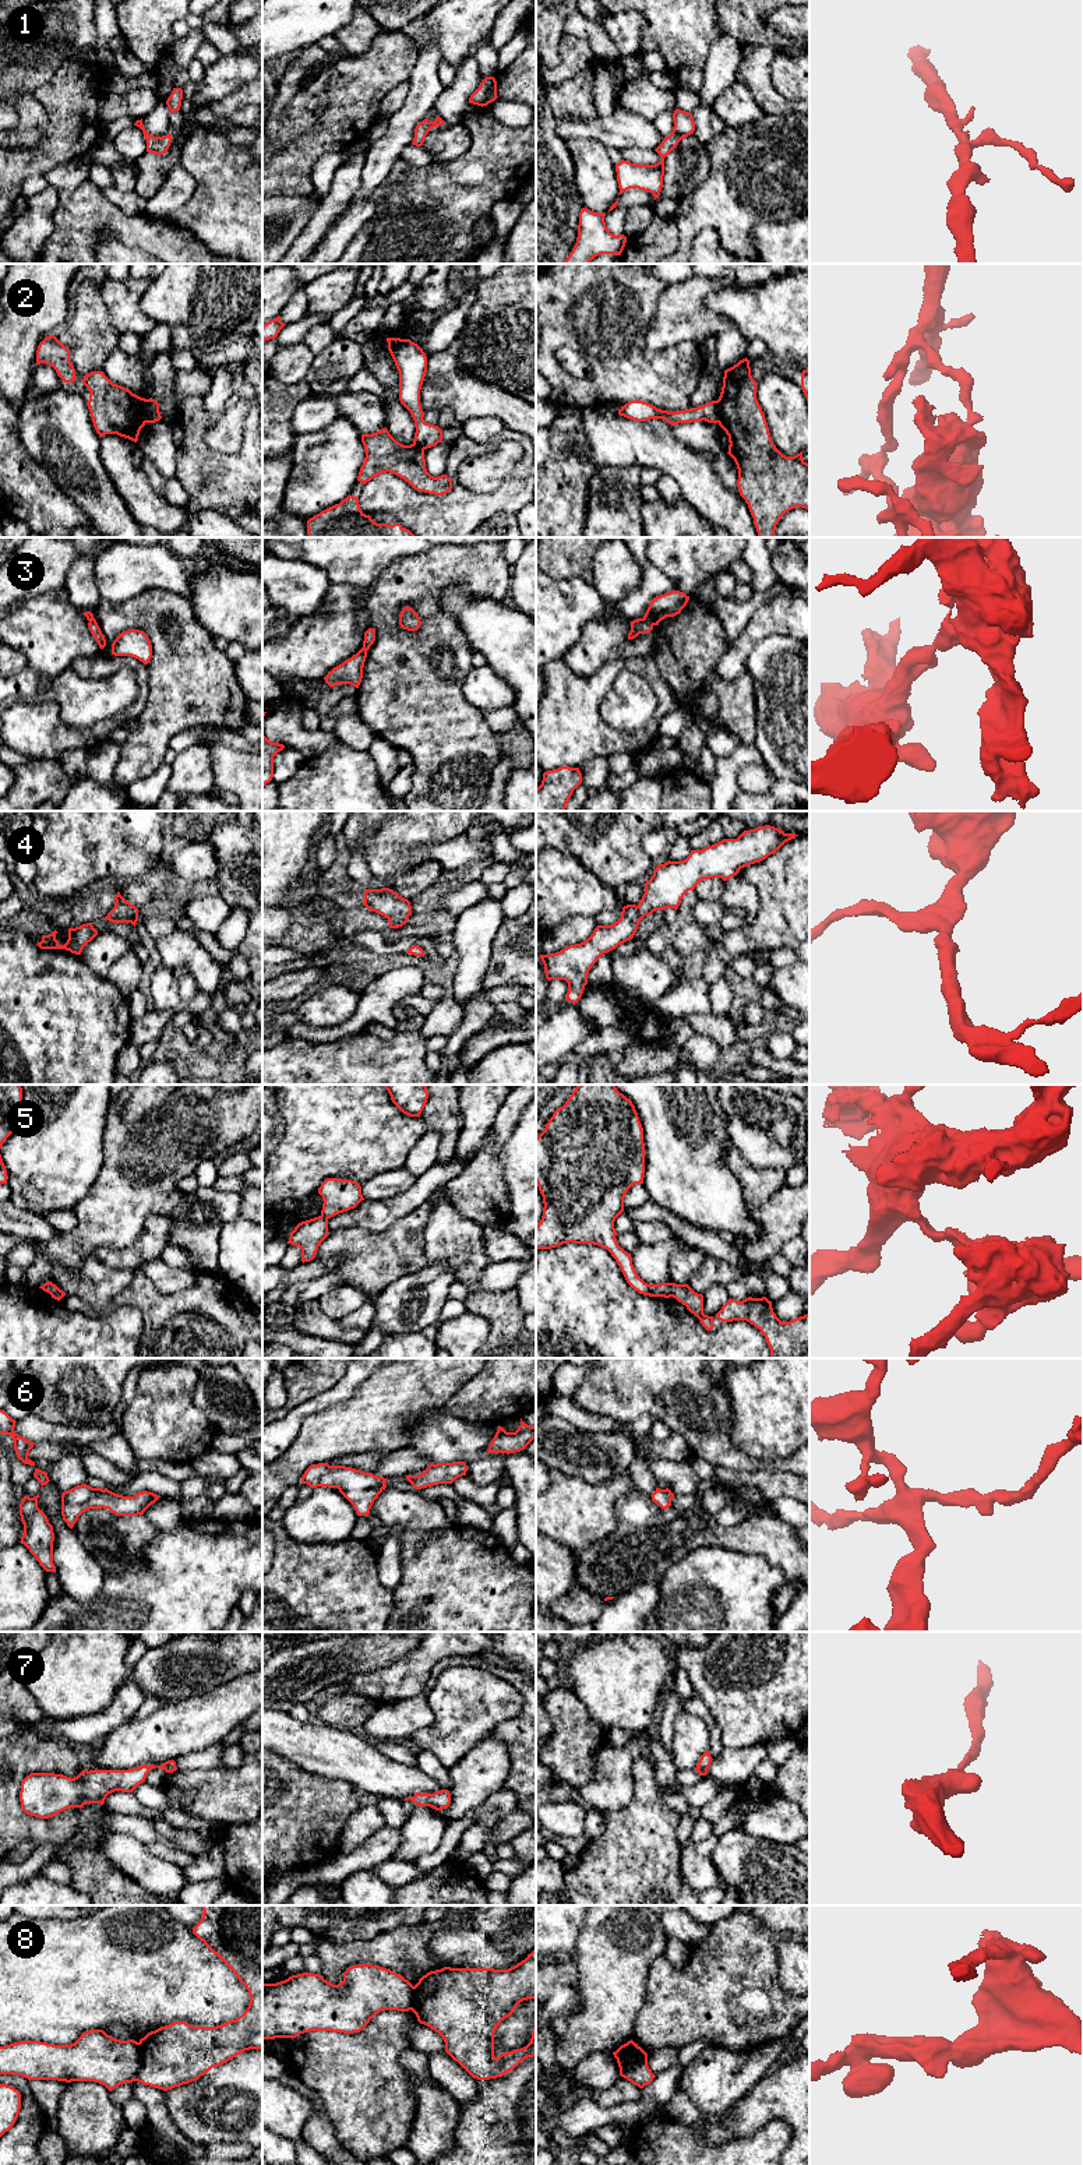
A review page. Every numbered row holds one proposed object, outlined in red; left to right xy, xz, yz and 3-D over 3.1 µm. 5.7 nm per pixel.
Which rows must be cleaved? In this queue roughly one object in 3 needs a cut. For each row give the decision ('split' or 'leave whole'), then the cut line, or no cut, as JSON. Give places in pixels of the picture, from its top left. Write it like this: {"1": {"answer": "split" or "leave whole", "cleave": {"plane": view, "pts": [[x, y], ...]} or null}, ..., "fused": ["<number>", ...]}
{"1": {"answer": "leave whole", "cleave": null}, "2": {"answer": "split", "cleave": {"plane": "xy", "pts": [[147, 399], [145, 422]]}}, "3": {"answer": "split", "cleave": {"plane": "yz", "pts": [[644, 617], [652, 626]]}}, "4": {"answer": "leave whole", "cleave": null}, "5": {"answer": "split", "cleave": {"plane": "yz", "pts": [[667, 1283], [671, 1296]]}}, "6": {"answer": "leave whole", "cleave": null}, "7": {"answer": "leave whole", "cleave": null}, "8": {"answer": "split", "cleave": {"plane": "xy", "pts": [[138, 2042], [140, 2069], [134, 2080]]}}, "fused": ["2", "3", "5", "8"]}

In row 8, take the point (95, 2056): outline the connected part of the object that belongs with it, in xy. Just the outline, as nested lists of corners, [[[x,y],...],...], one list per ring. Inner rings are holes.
[[[89,2030],[71,2045],[20,2041],[0,2046],[0,2074],[31,2080],[95,2081],[109,2091],[135,2081],[140,2045],[120,2041],[103,2030]]]

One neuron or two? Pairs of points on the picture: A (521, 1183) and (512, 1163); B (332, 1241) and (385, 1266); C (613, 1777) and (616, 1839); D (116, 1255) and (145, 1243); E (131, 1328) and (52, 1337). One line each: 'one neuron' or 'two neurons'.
A: one neuron
B: one neuron
C: two neurons
D: one neuron
E: one neuron

